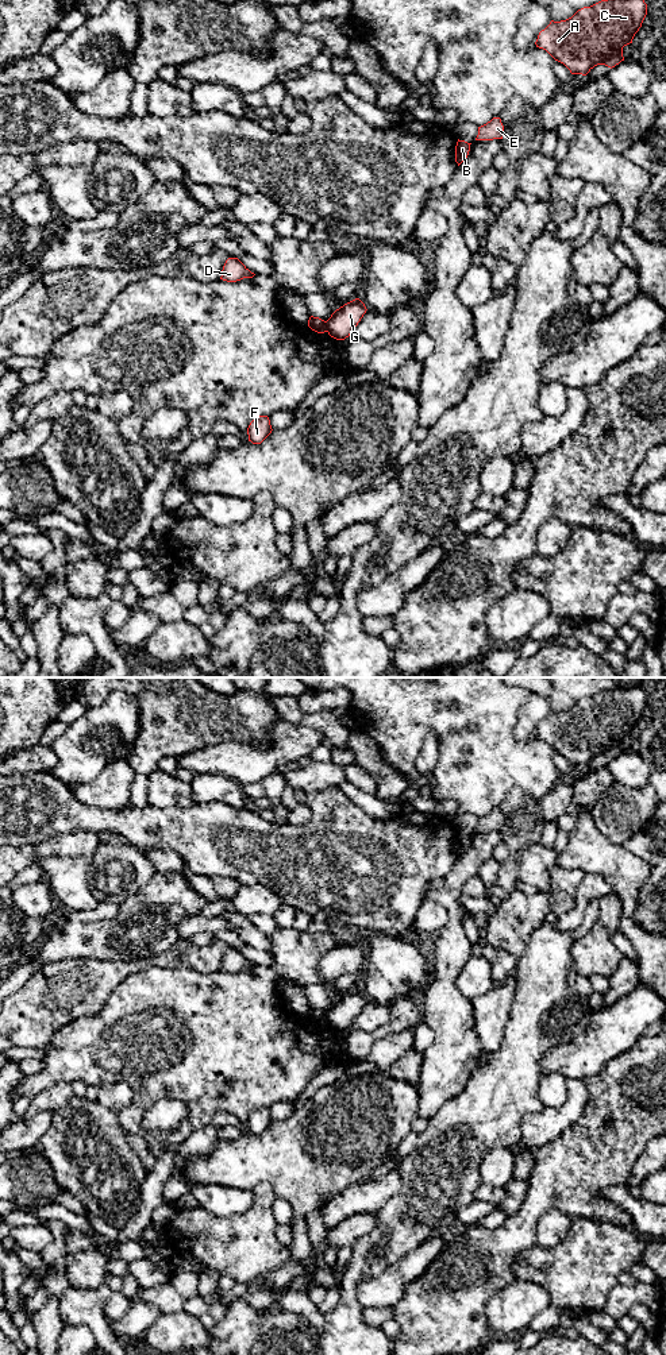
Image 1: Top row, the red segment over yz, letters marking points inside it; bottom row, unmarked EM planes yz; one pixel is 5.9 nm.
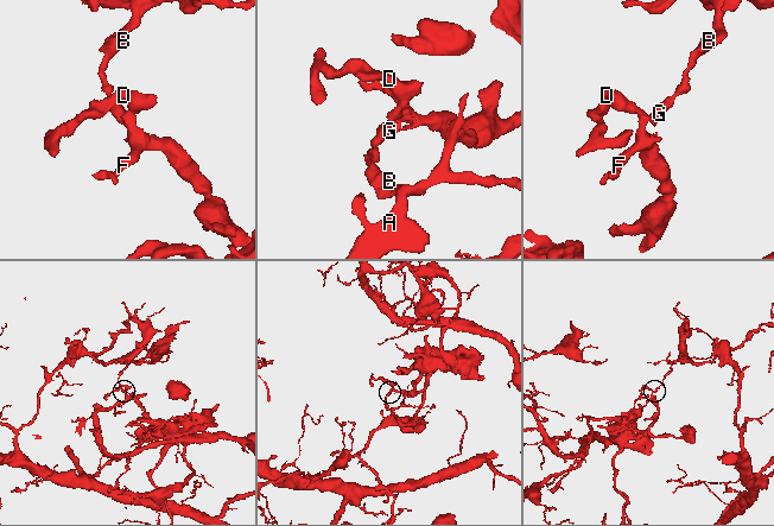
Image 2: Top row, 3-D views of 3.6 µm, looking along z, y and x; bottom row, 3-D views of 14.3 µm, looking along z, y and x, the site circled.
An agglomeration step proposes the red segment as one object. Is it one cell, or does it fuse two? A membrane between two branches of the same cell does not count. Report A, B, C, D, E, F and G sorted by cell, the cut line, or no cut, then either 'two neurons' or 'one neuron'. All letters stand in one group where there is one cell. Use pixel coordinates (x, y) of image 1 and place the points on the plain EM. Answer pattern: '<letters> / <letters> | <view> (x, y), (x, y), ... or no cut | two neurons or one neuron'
A B C E G / D F | yz (324, 1012), (327, 1022) | two neurons

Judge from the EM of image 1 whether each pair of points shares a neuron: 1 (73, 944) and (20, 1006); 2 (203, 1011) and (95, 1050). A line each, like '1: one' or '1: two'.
1: two
2: one

